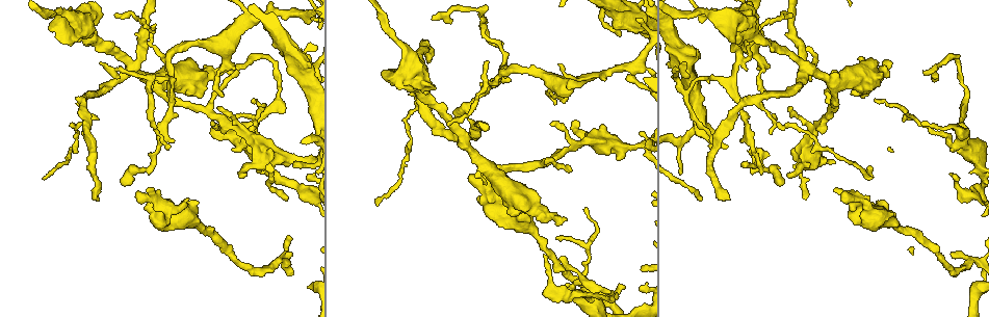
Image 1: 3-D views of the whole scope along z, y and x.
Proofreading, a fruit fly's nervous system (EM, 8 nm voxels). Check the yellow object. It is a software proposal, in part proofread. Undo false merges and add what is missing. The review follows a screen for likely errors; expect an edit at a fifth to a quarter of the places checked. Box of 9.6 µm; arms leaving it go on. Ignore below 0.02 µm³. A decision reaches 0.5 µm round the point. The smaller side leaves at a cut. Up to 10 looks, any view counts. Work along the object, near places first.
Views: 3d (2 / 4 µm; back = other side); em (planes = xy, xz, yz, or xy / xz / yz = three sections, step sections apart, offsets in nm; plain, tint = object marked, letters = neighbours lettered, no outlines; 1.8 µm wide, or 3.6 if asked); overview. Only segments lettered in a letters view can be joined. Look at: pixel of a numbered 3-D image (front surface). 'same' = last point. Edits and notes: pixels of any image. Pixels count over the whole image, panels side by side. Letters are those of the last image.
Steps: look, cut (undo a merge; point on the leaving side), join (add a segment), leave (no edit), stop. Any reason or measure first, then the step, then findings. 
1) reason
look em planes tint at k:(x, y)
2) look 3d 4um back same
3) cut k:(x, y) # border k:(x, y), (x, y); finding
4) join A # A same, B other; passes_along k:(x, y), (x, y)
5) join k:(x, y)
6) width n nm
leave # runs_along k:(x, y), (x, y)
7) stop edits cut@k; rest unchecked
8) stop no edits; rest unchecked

four arms meet
look em planes letters at 1:(249, 150)

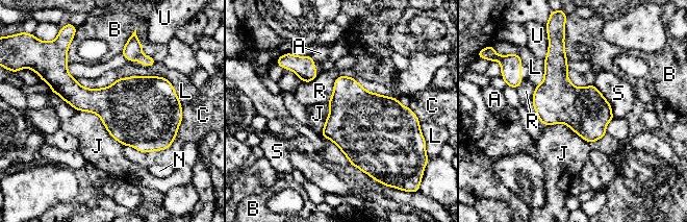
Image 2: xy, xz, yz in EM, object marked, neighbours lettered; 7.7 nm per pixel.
width 360 nm
leave # A other, B other, C other, J other, L other, N other, R other, S other, U other; one neuron here

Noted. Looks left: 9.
free end
look em planes letters at 1:(887, 65)

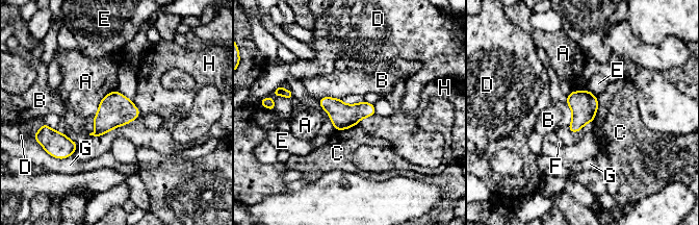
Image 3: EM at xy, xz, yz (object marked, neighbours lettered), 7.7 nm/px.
leave # A other, B other, C other, D other, E other, F other, G other, H other; border 3:(597, 97), (597, 111), (592, 121); no lettered segment goes on from it

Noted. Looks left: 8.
look 3d 4um at 1:(128, 68)

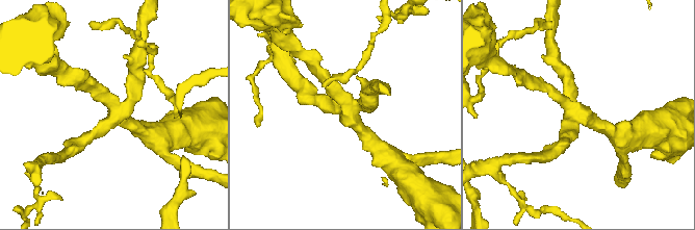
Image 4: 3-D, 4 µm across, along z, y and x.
arms 4; need the tissue
look em xy step 16 plain at 4:(573, 112)

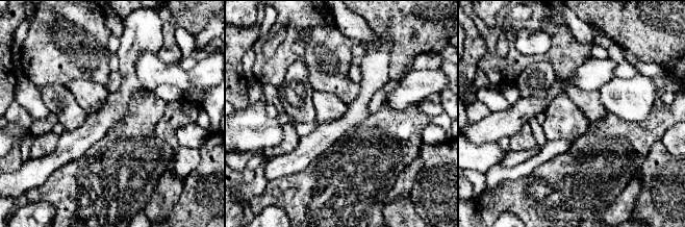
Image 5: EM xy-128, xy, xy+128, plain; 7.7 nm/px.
what lies round it
look em xy step 16 letters same

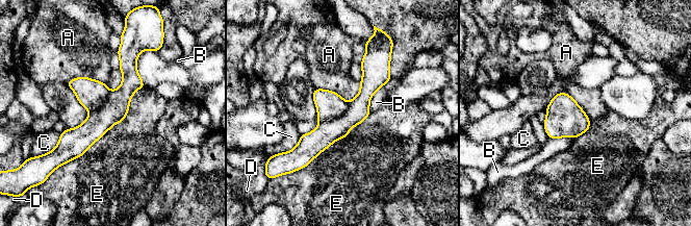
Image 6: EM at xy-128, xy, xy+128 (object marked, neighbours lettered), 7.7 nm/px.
cut 6:(327, 132) # A other, B other, C other, D other, E other; part_leaving 6:(375, 61), (360, 105), (303, 162); two neurons meet here

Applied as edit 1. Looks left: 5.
look overview

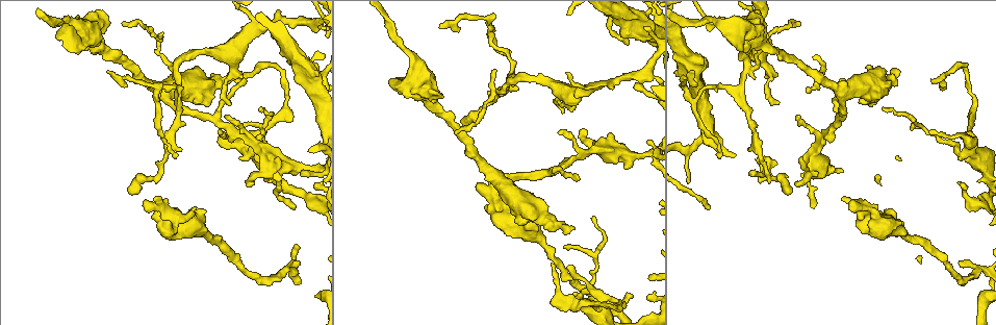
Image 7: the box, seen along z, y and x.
end of a long branch
look em 3.6um yz step 16 tint at 7:(461, 123)

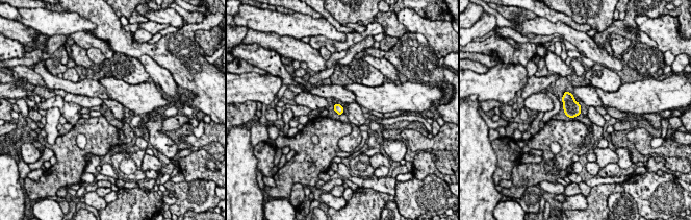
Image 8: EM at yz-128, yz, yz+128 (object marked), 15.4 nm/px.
look em 3.6um yz step 16 letters same

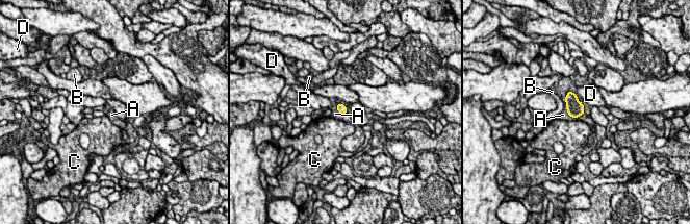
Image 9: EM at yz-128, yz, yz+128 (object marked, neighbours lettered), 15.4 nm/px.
width 140 nm
leave # A other, B other, C other, D other; border 9:(337, 103), (337, 109), (346, 114); no lettered segment goes on from it

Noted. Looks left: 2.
stop edits cut@6; rest unchecked

